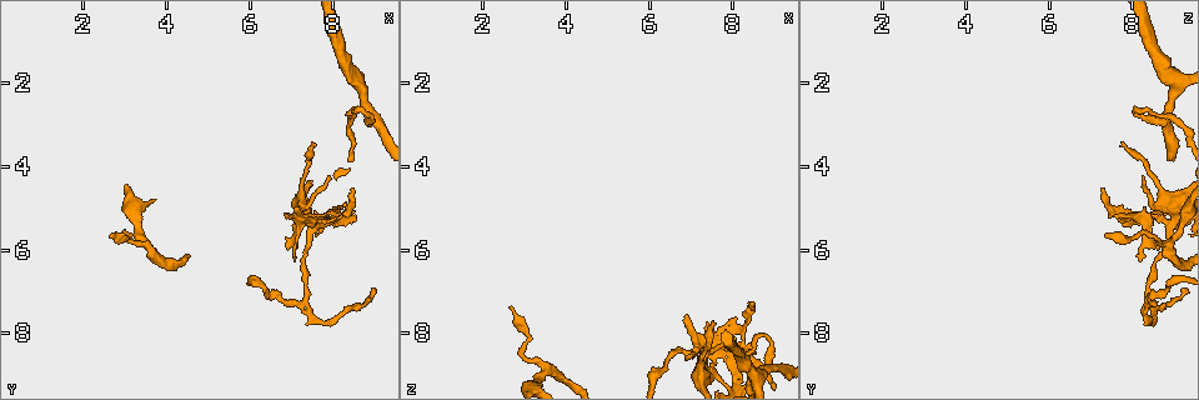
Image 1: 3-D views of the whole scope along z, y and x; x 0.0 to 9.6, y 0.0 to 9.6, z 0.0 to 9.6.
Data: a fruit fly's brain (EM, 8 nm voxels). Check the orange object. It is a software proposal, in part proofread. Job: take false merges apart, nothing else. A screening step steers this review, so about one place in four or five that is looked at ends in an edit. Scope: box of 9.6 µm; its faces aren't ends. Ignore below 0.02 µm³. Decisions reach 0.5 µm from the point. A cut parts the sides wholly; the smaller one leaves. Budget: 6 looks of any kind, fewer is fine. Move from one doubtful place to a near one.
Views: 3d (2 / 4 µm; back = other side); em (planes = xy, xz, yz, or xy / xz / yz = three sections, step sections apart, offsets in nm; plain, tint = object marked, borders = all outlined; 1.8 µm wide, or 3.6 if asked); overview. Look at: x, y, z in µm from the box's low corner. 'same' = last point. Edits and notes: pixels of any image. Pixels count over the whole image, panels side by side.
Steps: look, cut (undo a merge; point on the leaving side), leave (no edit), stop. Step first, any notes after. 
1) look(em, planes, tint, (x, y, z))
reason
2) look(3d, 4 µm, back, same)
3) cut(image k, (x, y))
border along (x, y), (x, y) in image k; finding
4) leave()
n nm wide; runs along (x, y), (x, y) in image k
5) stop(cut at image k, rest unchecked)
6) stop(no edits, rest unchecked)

look(3d, 4 µm, back, (8.85, 2.85, 8.85))
three arms meet

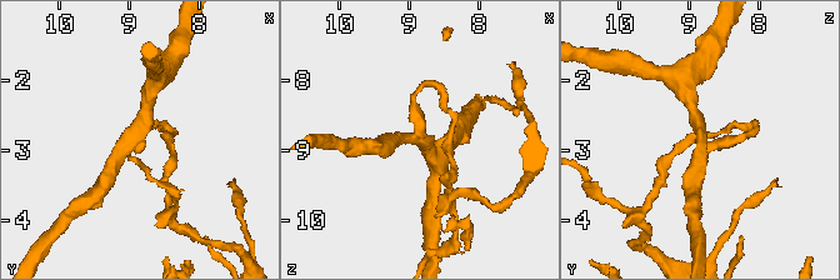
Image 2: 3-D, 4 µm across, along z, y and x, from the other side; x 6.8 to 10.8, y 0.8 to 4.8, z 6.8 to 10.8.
look(em, xy, step 16, tint, (8.95, 2.85, 8.80))
3 arms

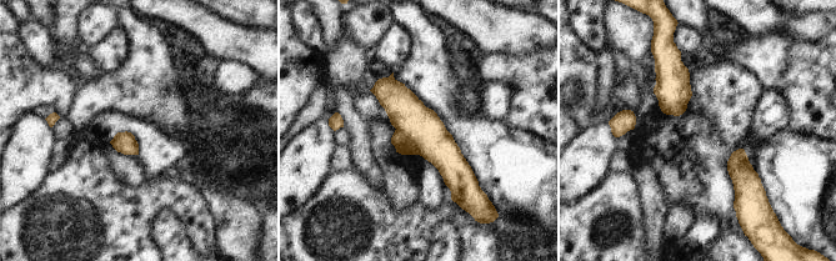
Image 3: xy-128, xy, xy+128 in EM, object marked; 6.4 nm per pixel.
cut(image 3, (406, 113))
the part that leaves runs along (381, 81), (446, 156), (457, 194) in image 3; a second neuron is stuck on

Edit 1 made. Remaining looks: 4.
look(overview)
see it whole again

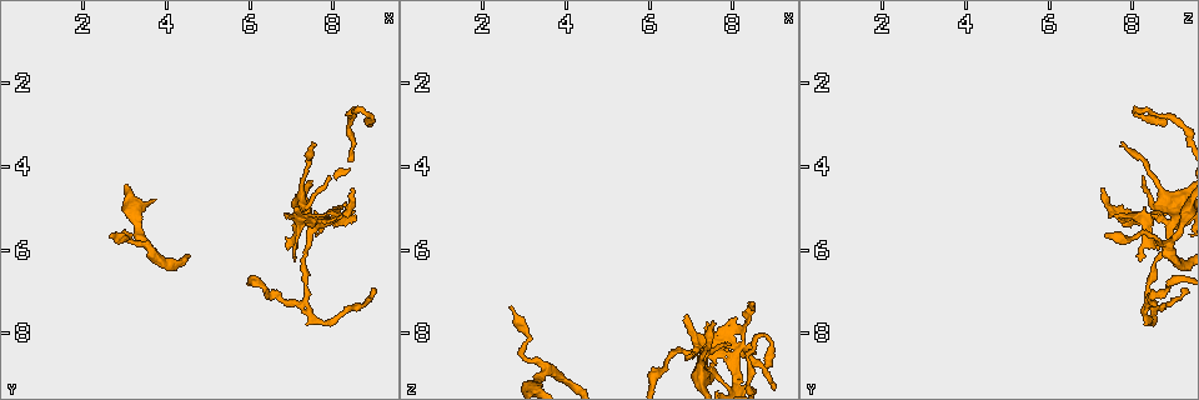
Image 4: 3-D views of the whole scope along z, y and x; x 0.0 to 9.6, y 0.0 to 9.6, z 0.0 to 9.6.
look(3d, 2 µm, (7.30, 4.90, 9.00))
four or more arms meet

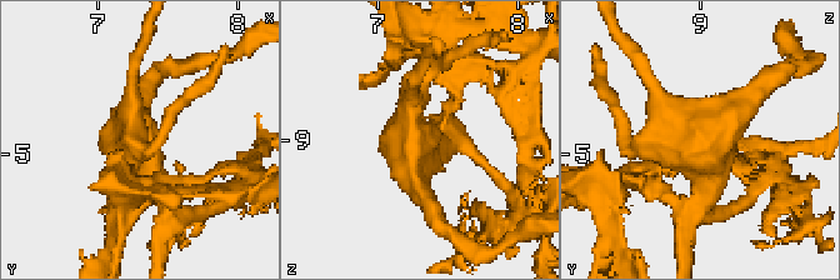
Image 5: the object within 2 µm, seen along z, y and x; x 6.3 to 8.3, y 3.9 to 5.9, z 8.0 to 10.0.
look(em, xy, step 16, tint, (7.22, 4.90, 9.02))
need the tissue

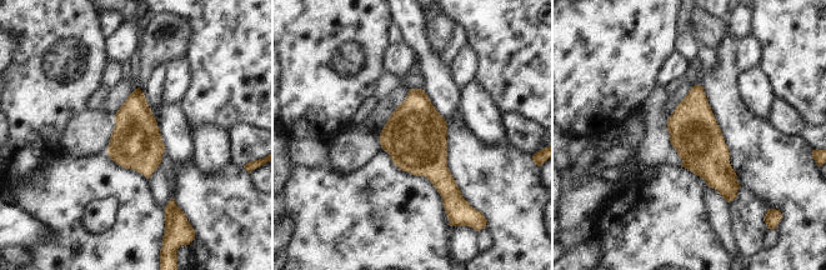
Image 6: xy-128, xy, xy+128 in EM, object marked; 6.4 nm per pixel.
look(em, planes, tint, same)
another direction

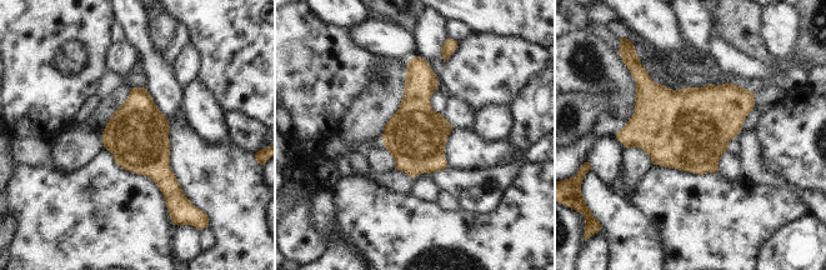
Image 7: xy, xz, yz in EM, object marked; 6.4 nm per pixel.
leave()
one neuron here

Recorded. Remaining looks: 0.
stop(cut at image 3, rest unchecked)

